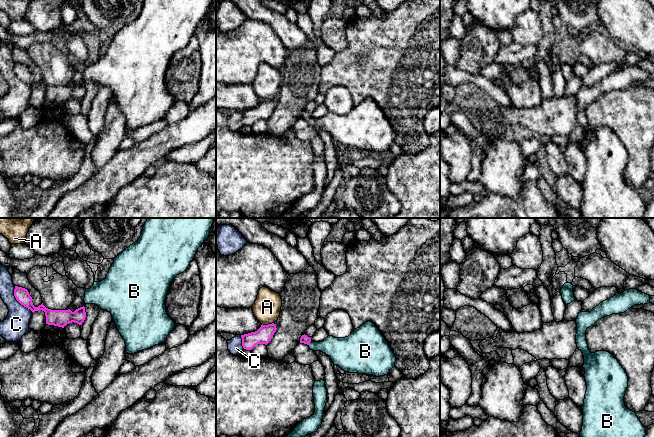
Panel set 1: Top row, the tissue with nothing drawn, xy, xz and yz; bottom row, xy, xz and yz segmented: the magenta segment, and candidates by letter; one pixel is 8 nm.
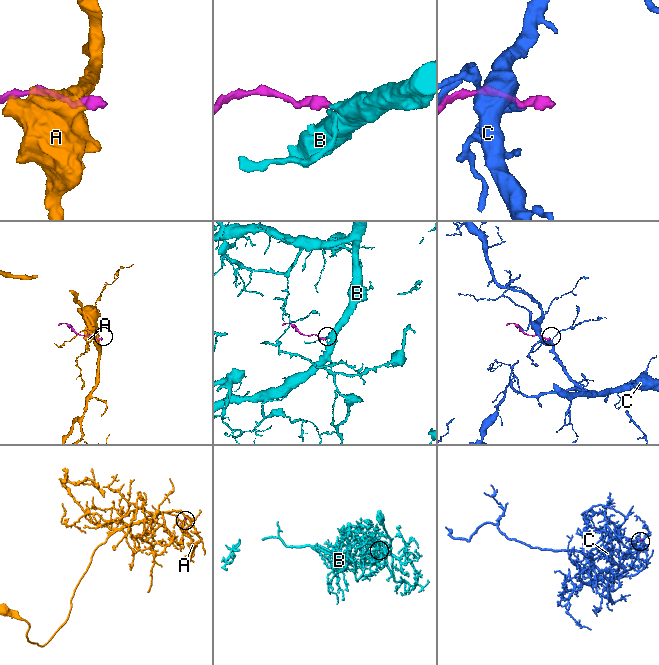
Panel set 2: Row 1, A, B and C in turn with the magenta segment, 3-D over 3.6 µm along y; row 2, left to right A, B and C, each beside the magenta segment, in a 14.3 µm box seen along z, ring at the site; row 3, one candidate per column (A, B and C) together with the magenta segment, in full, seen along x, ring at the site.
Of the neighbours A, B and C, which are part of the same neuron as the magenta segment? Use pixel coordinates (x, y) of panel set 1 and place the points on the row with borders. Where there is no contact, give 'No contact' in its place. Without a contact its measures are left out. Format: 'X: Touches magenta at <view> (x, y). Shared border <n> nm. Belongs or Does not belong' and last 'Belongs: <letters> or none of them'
A: Touches magenta at xz (268, 324). Shared border 100 nm. Does not belong
B: Touches magenta at xz (309, 343). Shared border 50 nm. Belongs
C: Touches magenta at xy (18, 301). Shared border 260 nm. Does not belong
Belongs: B

